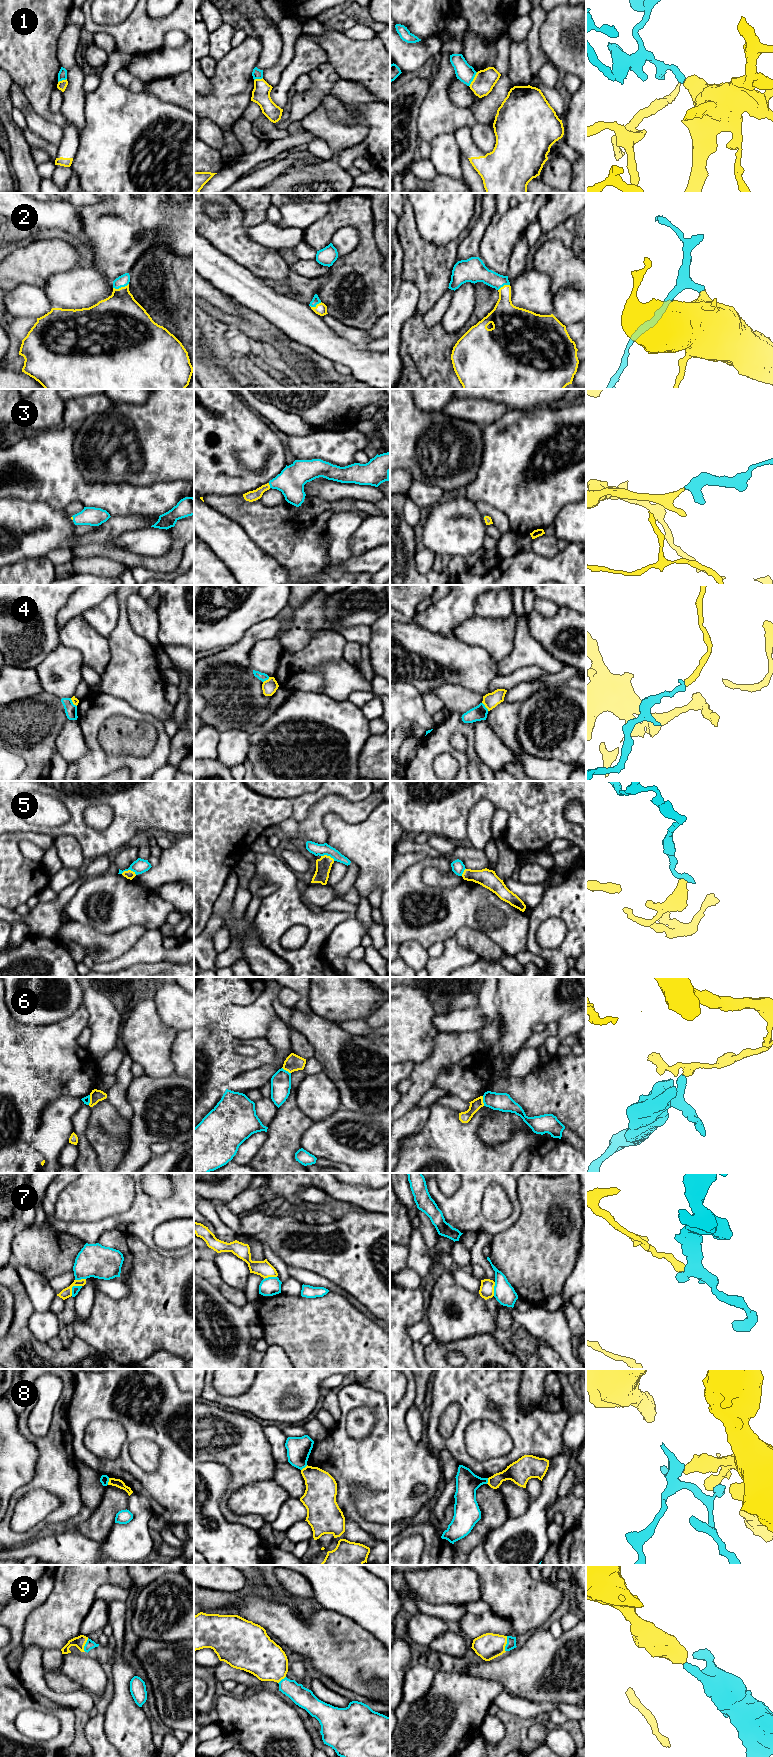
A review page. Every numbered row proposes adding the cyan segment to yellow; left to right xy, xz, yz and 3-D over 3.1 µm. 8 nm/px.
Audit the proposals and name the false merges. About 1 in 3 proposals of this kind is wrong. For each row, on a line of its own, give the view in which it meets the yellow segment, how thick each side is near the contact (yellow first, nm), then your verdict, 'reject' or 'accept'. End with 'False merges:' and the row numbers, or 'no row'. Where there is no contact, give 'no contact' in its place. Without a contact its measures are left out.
1: meets yellow in yz; 170 nm thick on the yellow side, 150 nm on the other; reject
2: meets yellow in xy; 380 nm thick on the yellow side, 90 nm on the other; accept
3: meets yellow in xz; 90 nm thick on the yellow side, 220 nm on the other; accept
4: meets yellow in yz; 120 nm thick on the yellow side, 120 nm on the other; reject
5: meets yellow in xy; 70 nm thick on the yellow side, 120 nm on the other; reject
6: meets yellow in yz; 90 nm thick on the yellow side, 150 nm on the other; reject
7: meets yellow in xy; 80 nm thick on the yellow side, 60 nm on the other; reject
8: meets yellow in xy; 70 nm thick on the yellow side, 70 nm on the other; reject
9: meets yellow in yz; 220 nm thick on the yellow side, 80 nm on the other; accept
False merges: 1, 4, 5, 6, 7, 8

